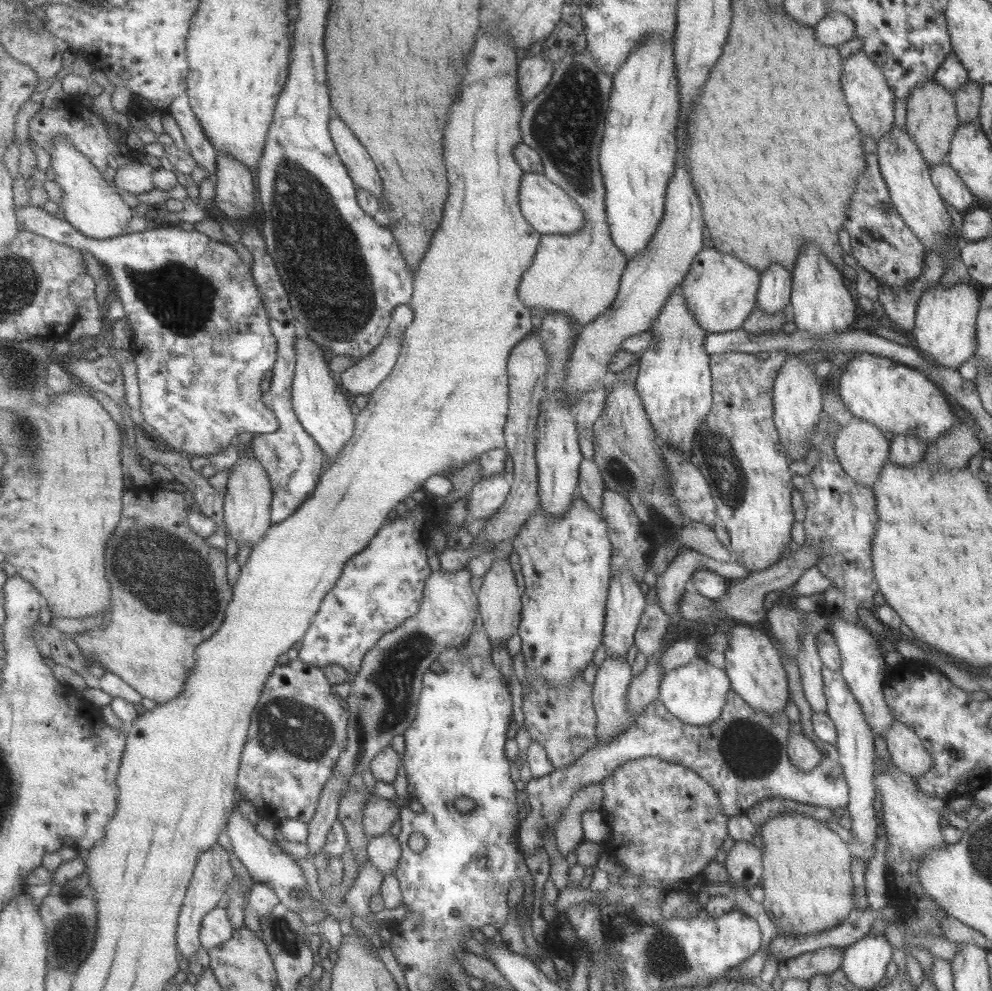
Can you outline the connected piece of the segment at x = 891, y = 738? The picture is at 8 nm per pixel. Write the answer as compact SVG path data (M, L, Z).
M895 720L886 739L891 760L902 772L917 779L932 768L930 753L919 736L905 724Z

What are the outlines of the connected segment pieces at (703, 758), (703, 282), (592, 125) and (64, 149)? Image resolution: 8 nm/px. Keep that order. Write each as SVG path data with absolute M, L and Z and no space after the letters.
M732 688L728 691L727 703L720 718L708 726L692 726L678 720L660 699L656 699L639 714L637 725L618 734L616 739L589 748L576 759L576 764L568 768L556 769L543 777L533 777L525 790L532 811L520 823L518 848L524 857L545 849L544 829L550 827L550 831L556 832L556 825L562 821L560 817L570 807L578 791L592 783L601 783L623 763L645 756L690 767L712 785L720 800L720 810L729 818L745 815L747 810L758 806L762 800L773 797L832 810L846 809L850 788L843 768L836 760L823 758L818 766L808 772L802 772L789 763L786 745L789 743L790 725L784 710L772 715L754 710Z
M702 248L681 282L686 306L694 315L698 327L706 333L741 329L746 318L757 308L756 295L761 274L762 272L748 266L732 254L722 254L715 248Z
M587 51L571 54L559 64L547 90L525 106L521 120L523 142L540 152L546 176L576 197L587 222L576 234L543 235L539 254L521 285L521 297L531 309L568 313L581 326L612 308L628 262L610 236L599 165L612 89L613 77L603 71L594 56Z
M57 138L56 146L52 152L52 166L57 172L57 180L64 192L61 205L66 209L66 218L84 234L98 240L117 238L129 233L130 222L139 211L118 193L118 186L106 180L89 156L75 147L67 138Z

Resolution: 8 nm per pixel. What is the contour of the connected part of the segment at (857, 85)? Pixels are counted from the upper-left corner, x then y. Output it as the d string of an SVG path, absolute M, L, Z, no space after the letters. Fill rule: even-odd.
M861 50L852 53L843 63L842 88L846 94L846 103L852 110L852 118L863 136L873 138L879 144L883 136L889 134L894 124L893 90L888 86L884 73Z

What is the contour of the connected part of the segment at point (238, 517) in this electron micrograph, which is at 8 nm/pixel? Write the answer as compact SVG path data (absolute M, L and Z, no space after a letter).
M244 456L232 471L229 491L225 500L225 511L229 534L238 546L256 545L263 542L274 526L272 503L275 492L268 469L259 459L252 460Z

